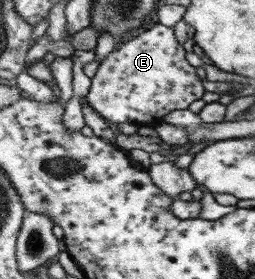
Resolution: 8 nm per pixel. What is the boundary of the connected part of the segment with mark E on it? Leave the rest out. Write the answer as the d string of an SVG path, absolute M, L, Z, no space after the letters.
M157 24L107 55L92 78L86 101L93 111L114 125L127 121L137 125L155 126L164 119L166 113L188 108L205 93L202 81L195 73L196 68L187 62L185 54L185 49L177 41L173 28Z

